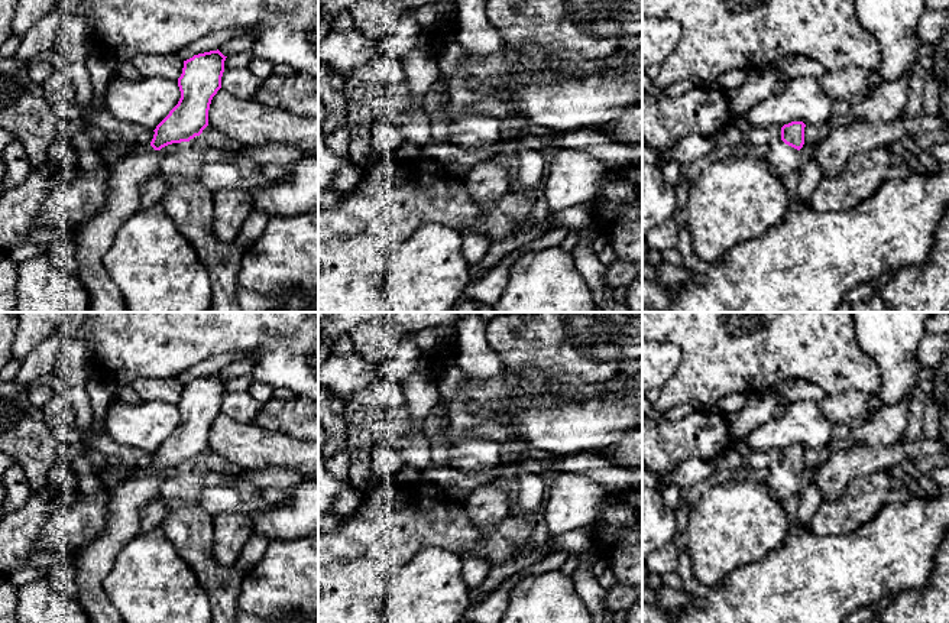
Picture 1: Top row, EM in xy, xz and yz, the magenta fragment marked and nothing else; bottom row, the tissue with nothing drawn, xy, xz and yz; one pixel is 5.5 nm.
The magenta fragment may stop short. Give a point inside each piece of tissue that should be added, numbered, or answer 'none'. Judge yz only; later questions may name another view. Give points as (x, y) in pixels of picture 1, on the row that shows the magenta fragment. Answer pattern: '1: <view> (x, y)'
1: yz (783, 159)

